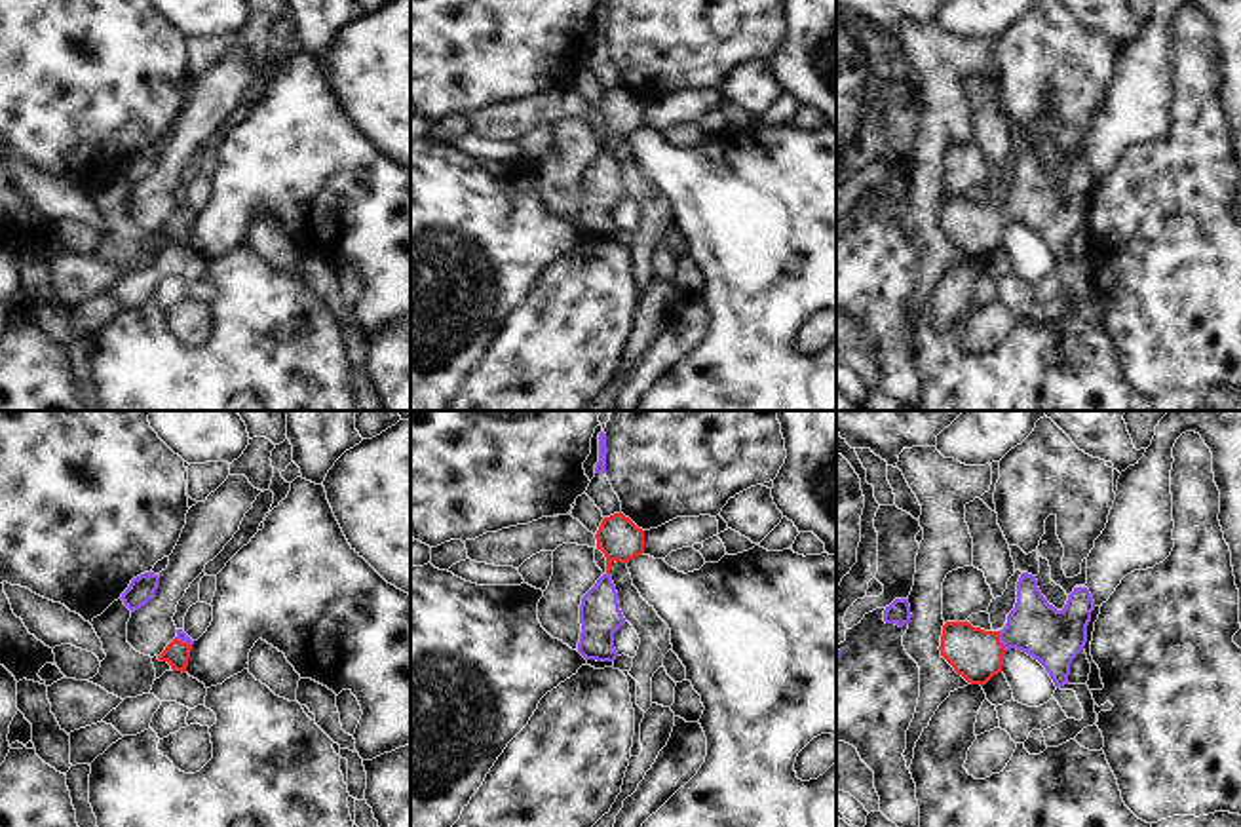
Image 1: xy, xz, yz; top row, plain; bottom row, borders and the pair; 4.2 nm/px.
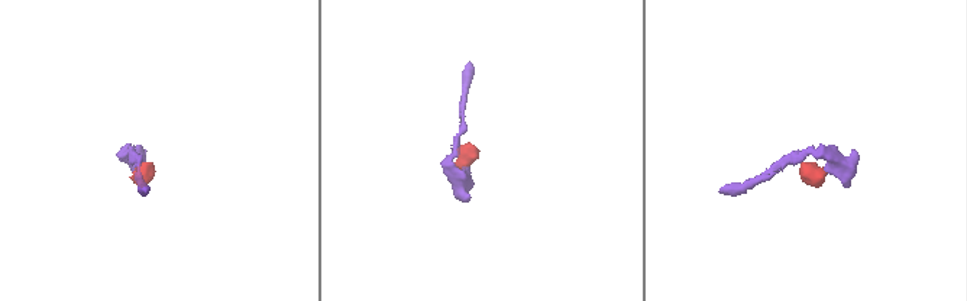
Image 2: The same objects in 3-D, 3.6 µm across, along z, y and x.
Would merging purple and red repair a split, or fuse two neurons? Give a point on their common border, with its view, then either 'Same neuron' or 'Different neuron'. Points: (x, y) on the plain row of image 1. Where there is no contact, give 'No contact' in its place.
Touches purple at yz (1000, 215). Same neuron

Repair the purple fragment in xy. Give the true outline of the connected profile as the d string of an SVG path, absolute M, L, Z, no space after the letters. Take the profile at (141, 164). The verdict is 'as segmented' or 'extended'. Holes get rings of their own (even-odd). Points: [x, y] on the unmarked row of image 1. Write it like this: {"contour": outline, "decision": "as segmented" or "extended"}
{"contour": "M144 146L131 154L129 162L122 167L124 179L135 186L144 181L156 167L160 150L154 146Z", "decision": "as segmented"}

